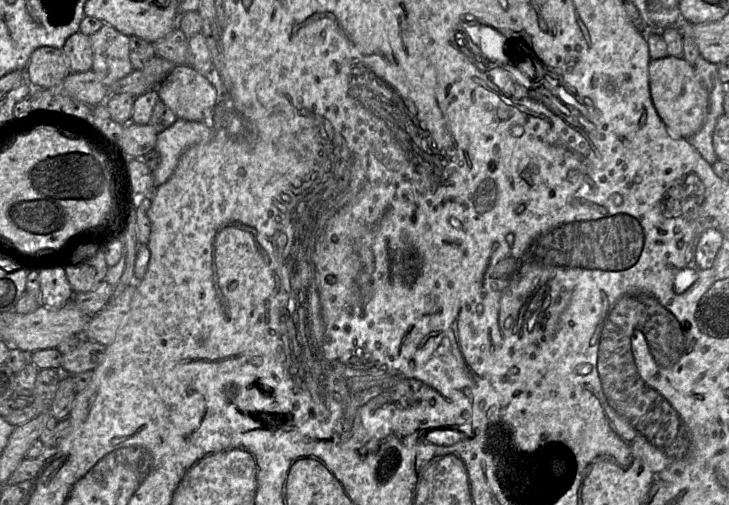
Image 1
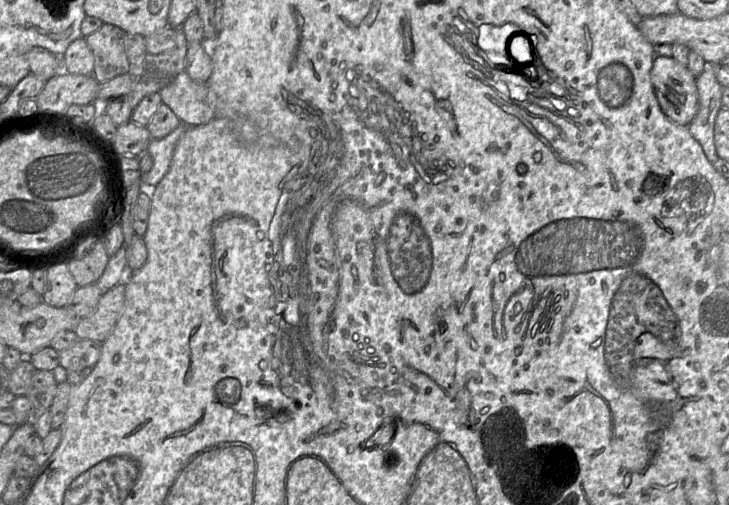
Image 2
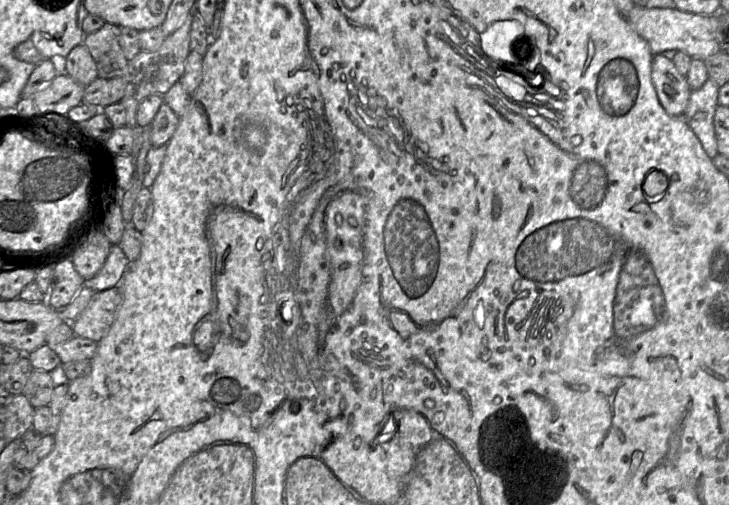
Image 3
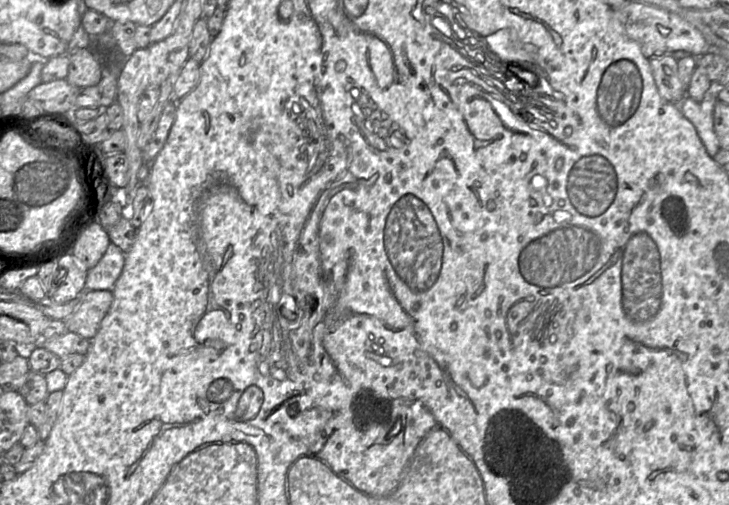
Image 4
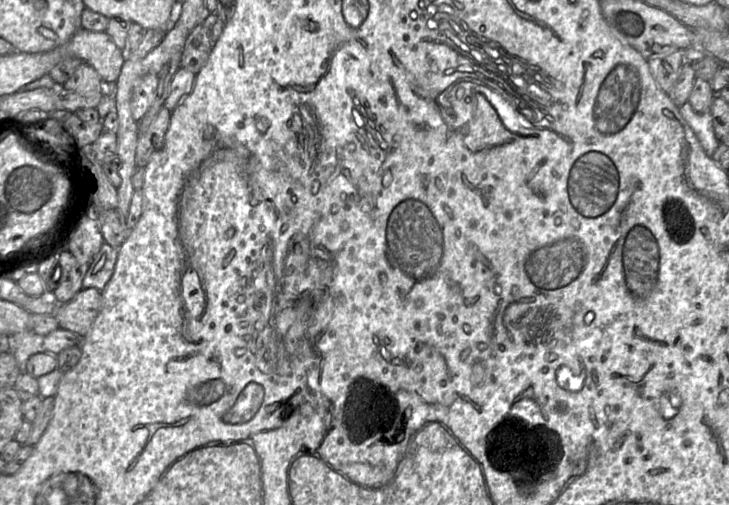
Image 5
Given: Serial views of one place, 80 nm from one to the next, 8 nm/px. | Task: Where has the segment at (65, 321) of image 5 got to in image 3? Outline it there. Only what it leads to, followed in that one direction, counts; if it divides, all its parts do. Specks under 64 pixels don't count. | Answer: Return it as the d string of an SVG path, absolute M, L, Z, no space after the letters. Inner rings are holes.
M118 287L94 293L87 307L70 322L74 336L98 343L110 330L121 303L122 295Z

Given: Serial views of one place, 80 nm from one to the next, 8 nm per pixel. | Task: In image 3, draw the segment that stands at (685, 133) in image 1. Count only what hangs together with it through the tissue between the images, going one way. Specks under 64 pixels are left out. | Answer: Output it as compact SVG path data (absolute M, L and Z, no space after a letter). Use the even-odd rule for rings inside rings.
M662 54L653 56L651 77L665 111L671 116L681 117L691 94L687 78L678 72L673 61Z

